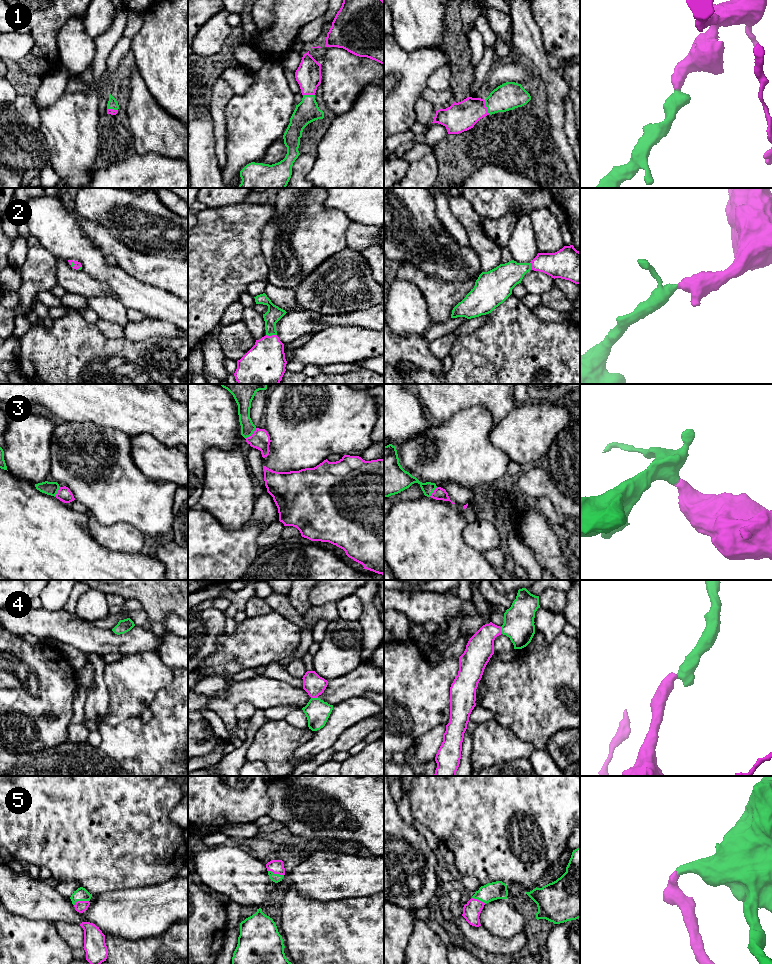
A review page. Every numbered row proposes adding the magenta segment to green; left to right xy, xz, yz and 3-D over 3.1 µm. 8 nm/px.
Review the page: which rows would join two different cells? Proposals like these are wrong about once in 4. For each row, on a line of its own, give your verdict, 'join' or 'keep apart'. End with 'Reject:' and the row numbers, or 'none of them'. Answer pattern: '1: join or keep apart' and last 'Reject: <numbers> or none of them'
1: join
2: join
3: join
4: join
5: join
Reject: none of them

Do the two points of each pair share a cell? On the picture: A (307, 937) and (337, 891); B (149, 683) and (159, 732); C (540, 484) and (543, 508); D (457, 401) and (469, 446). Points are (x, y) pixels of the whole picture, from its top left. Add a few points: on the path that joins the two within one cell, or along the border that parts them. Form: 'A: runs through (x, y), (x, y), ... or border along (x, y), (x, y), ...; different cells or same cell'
A: border along (354, 896), (327, 901), (316, 901), (308, 898); different cells
B: border along (169, 683), (156, 693), (148, 707); different cells
C: border along (533, 502), (540, 497), (546, 497), (558, 514); different cells
D: border along (483, 405), (472, 405), (460, 409), (441, 423); different cells

